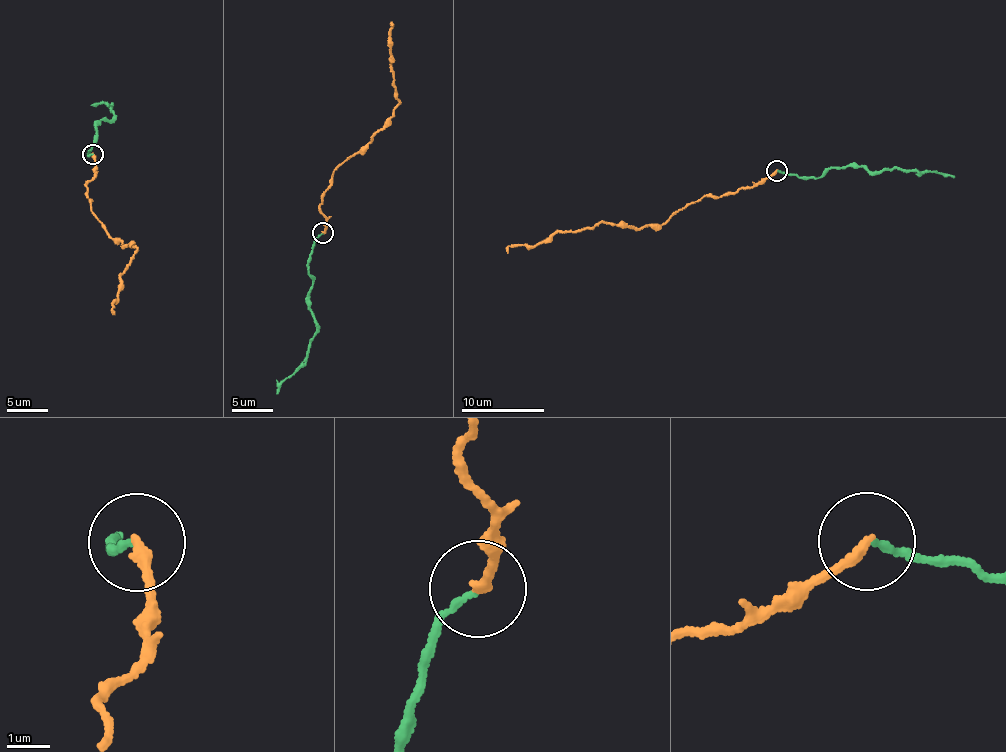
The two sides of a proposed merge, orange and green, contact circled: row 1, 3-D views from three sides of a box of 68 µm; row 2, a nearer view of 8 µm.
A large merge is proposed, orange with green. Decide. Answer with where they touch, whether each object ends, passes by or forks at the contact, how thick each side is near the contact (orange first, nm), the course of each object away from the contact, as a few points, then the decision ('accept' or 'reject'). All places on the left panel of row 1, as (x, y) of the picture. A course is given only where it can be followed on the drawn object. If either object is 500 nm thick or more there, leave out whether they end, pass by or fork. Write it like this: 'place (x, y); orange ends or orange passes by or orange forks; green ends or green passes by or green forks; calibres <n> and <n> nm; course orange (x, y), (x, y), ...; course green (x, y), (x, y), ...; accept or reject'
place (93, 154); orange ends; green ends; calibres 240 and 140 nm; course orange (92, 154), (89, 203), (109, 237), (136, 250), (119, 275), (114, 314); course green (92, 154), (88, 156), (96, 123), (100, 119), (111, 119), (113, 112), (113, 103), (96, 104); accept

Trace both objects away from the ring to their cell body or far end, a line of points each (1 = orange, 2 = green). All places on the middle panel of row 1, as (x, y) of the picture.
1: (322, 233), (327, 220), (320, 208), (331, 176), (378, 131), (398, 102), (391, 63), (392, 26)
2: (322, 233), (315, 240), (308, 264), (309, 310), (316, 321), (314, 336), (307, 361), (279, 386), (277, 394)

